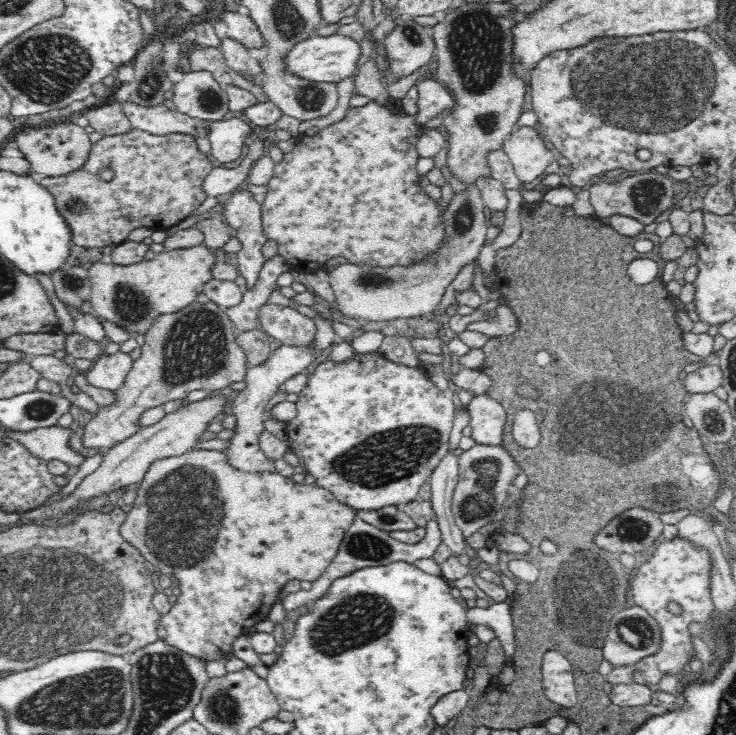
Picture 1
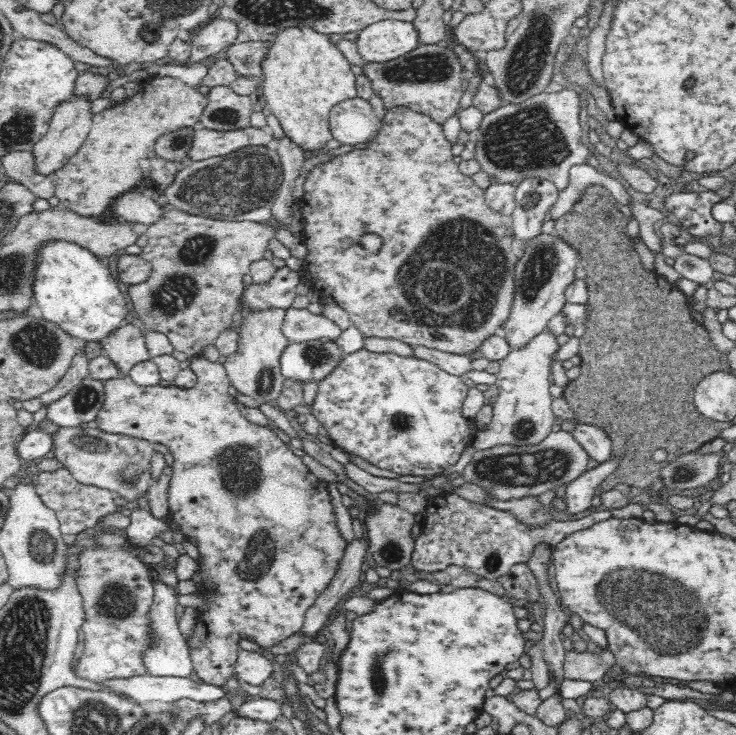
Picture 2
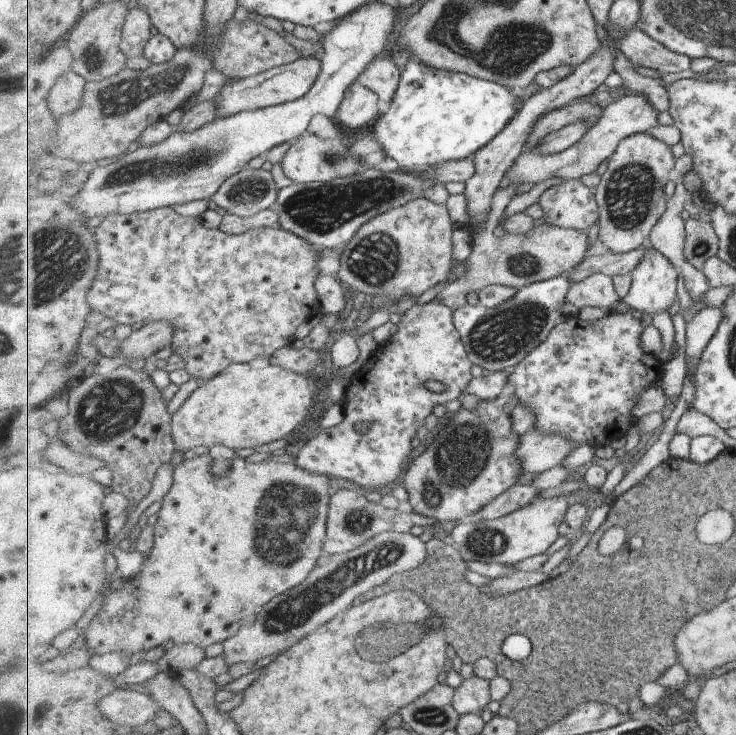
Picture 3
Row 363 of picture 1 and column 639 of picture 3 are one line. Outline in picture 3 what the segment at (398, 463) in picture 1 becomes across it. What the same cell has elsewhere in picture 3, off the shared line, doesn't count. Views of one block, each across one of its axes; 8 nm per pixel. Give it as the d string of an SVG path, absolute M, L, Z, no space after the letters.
M609 312L602 319L593 322L581 318L563 318L563 321L549 334L541 347L538 347L523 363L509 374L508 381L515 385L514 401L530 406L537 419L537 429L550 435L561 433L581 445L611 445L616 439L625 436L634 426L631 416L639 394L650 386L661 384L666 372L665 366L641 348L643 326L631 314Z

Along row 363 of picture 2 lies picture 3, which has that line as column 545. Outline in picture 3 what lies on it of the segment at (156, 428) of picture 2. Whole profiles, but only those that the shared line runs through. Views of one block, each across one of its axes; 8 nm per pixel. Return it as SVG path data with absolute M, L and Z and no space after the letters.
M567 179L549 187L540 196L539 204L545 222L563 229L587 233L600 222L595 189L583 186L579 179Z

